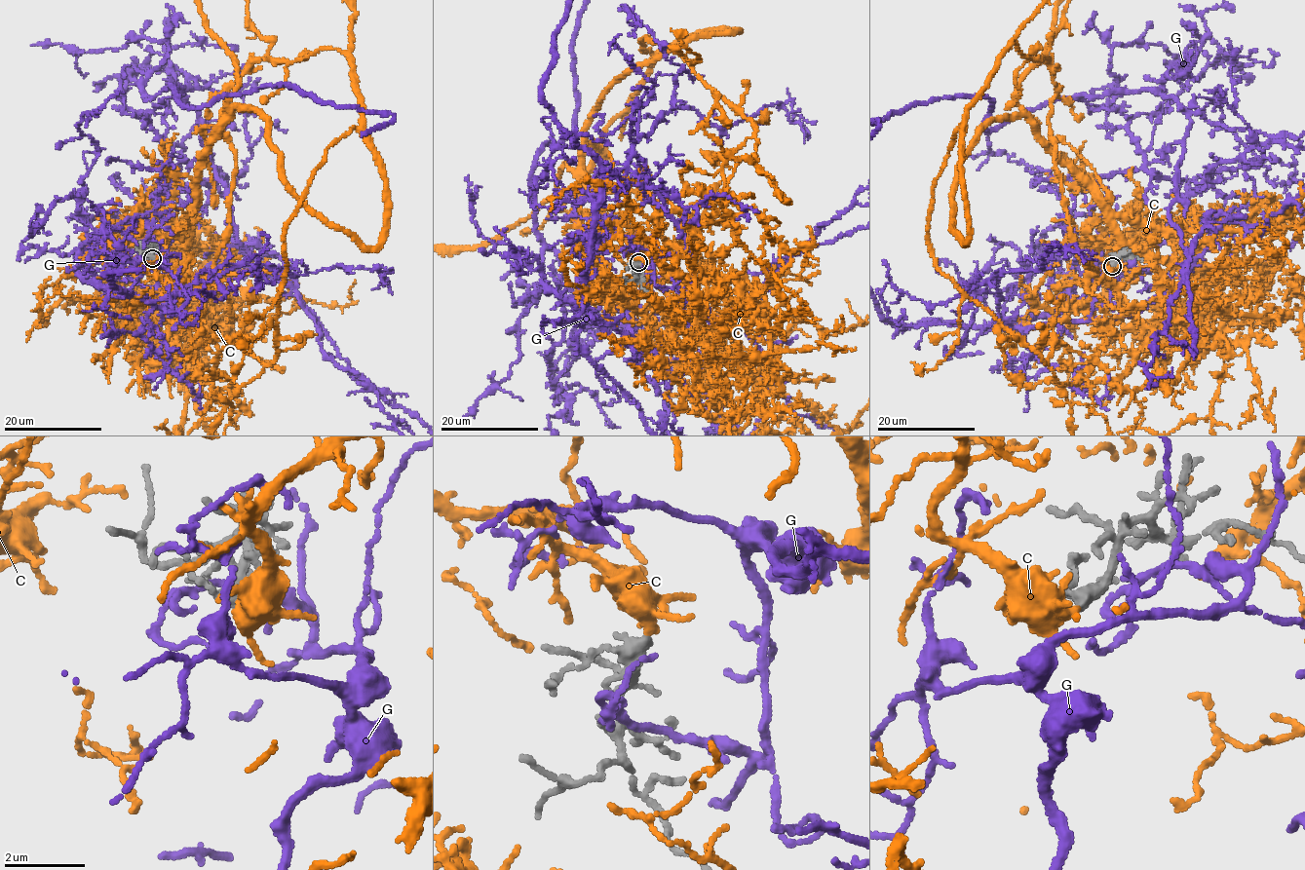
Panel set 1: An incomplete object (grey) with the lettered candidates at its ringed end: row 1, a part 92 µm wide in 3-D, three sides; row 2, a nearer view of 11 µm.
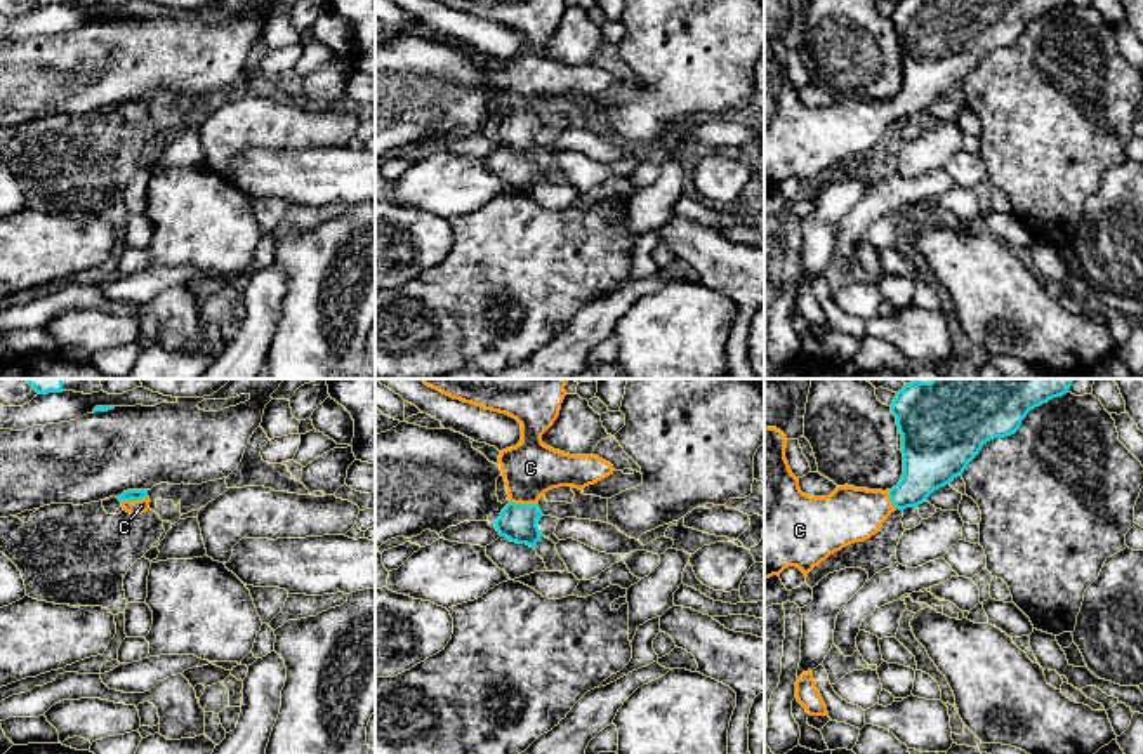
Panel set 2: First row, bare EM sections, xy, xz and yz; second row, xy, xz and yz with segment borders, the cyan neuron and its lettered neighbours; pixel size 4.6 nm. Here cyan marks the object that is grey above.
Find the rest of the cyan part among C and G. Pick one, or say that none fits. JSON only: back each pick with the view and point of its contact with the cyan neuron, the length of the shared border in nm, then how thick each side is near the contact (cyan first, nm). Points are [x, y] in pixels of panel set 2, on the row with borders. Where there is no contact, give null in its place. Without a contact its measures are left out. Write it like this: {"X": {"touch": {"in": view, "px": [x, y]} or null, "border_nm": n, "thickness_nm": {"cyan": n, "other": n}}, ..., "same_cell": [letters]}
{"C": {"touch": {"in": "xy", "px": [134, 499]}, "border_nm": 120, "thickness_nm": {"cyan": 50, "other": 70}}, "same_cell": ["C"]}

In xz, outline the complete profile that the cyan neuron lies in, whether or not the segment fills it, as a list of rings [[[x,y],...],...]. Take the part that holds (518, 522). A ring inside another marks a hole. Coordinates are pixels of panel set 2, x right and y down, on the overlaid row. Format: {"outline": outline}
{"outline": [[[419,379],[426,386],[464,403],[481,407],[485,410],[505,413],[521,424],[521,441],[505,448],[499,455],[500,471],[505,481],[509,504],[493,521],[500,537],[516,544],[535,547],[542,533],[538,521],[544,516],[537,506],[540,497],[559,486],[573,486],[584,490],[610,474],[613,466],[596,455],[570,455],[542,443],[542,434],[554,424],[559,415],[561,403],[566,396],[565,386],[570,379]]]}

